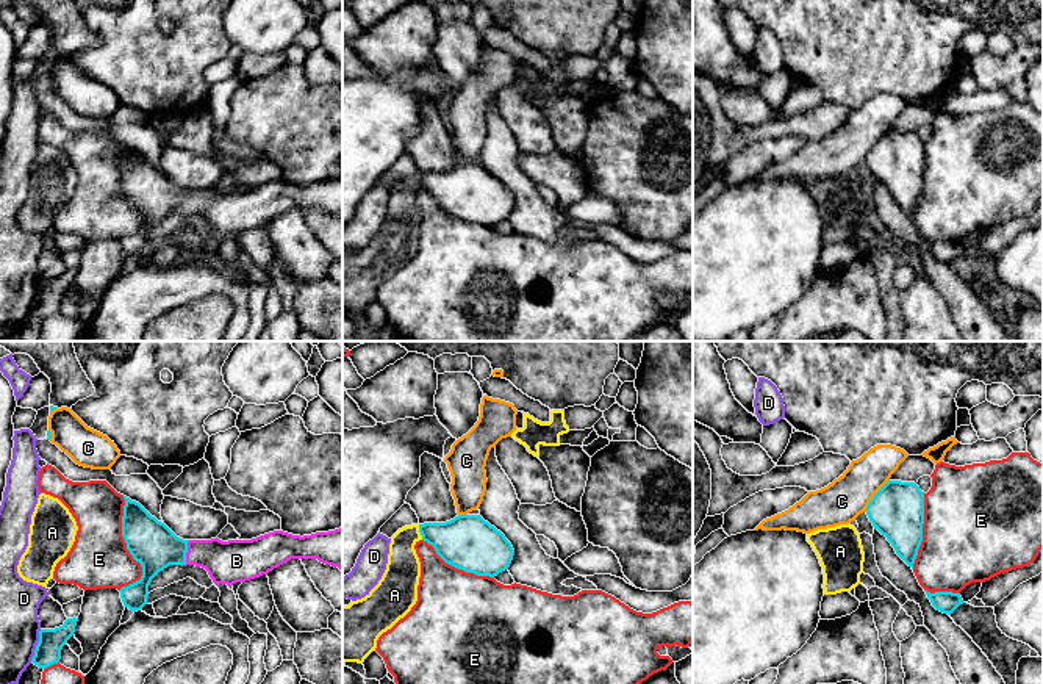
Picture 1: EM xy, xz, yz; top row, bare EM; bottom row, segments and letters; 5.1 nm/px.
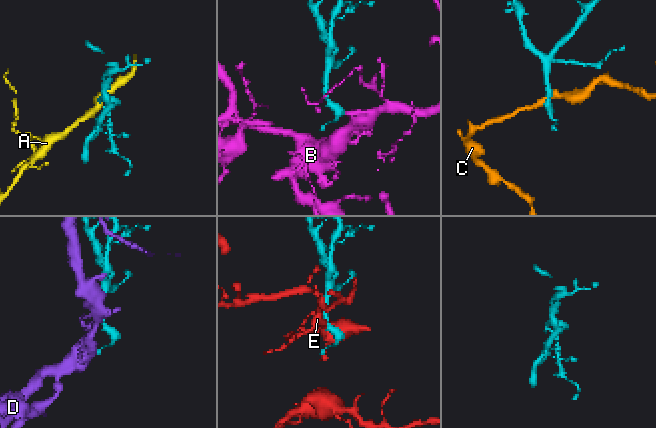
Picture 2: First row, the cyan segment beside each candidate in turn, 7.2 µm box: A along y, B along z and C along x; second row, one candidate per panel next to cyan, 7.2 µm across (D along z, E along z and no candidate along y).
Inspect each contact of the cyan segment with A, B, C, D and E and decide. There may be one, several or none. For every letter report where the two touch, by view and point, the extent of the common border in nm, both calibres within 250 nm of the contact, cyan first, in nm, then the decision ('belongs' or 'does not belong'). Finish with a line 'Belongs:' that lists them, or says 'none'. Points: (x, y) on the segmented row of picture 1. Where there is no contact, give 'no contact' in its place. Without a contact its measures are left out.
A: contact xz (419, 531); length 80 nm; calibres 280 and 180 nm; does not belong
B: contact xy (186, 551); length 130 nm; calibres 240 and 220 nm; belongs
C: contact yz (874, 495); length 200 nm; calibres 280 and 220 nm; does not belong
D: contact xy (36, 645); length 180 nm; calibres 130 and 200 nm; does not belong
E: contact xy (127, 548); length 480 nm; calibres 240 and 300 nm; does not belong
Belongs: B

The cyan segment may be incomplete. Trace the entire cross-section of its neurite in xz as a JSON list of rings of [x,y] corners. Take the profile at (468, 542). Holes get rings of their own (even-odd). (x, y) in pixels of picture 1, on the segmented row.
[[[480,515],[424,523],[419,524],[419,532],[446,563],[477,576],[497,576],[508,570],[514,556],[505,535]]]

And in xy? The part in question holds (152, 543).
[[[124,499],[122,537],[142,567],[141,579],[119,590],[133,612],[147,604],[152,579],[169,565],[202,567],[214,584],[227,585],[267,574],[291,559],[317,559],[342,571],[342,526],[303,537],[274,531],[252,540],[183,540],[139,502]]]

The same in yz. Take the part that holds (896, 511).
[[[888,481],[869,501],[866,515],[913,570],[923,542],[924,491],[915,482]]]

